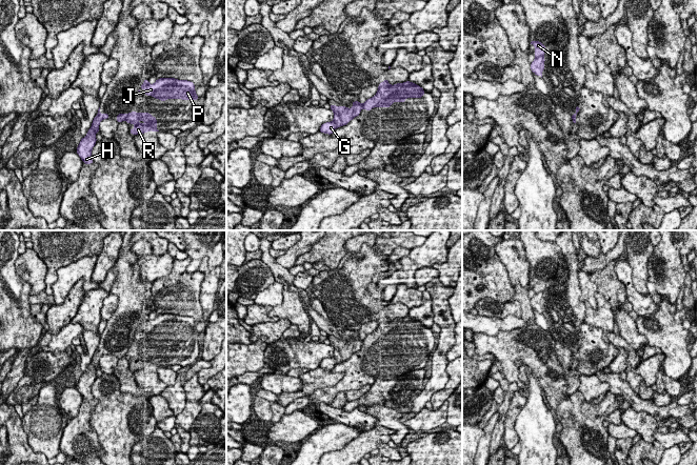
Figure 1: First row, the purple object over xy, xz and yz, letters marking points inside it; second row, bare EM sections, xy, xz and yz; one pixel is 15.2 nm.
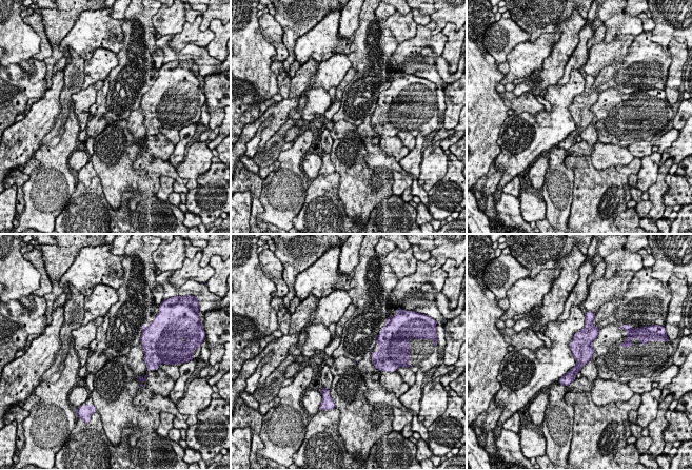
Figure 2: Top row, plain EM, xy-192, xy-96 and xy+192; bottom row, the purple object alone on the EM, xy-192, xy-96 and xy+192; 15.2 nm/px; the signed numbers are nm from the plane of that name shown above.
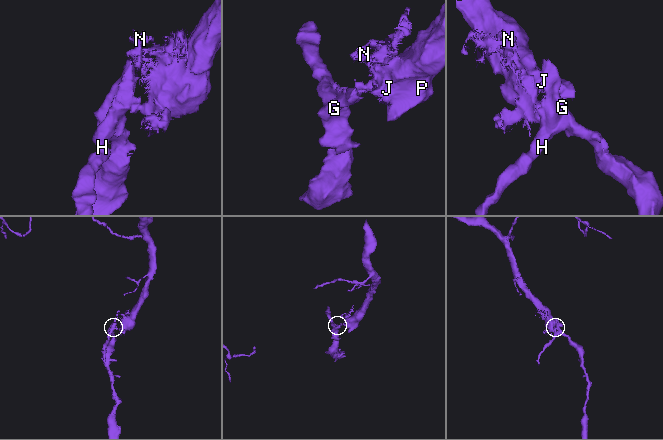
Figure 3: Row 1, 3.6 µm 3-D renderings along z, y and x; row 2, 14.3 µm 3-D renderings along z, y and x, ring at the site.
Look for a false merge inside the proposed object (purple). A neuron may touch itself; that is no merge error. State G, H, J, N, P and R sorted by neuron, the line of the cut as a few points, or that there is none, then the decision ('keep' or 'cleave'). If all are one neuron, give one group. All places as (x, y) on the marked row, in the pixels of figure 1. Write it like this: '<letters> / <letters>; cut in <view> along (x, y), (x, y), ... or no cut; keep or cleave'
G H / J N P R; cut in xy along (127, 115), (124, 118); cleave

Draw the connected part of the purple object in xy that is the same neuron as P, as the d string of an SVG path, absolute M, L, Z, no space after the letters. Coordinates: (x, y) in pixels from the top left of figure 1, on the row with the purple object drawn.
M160 78L154 84L149 84L148 79L144 79L143 82L140 89L145 90L145 96L153 96L162 102L166 99L199 100L192 81Z

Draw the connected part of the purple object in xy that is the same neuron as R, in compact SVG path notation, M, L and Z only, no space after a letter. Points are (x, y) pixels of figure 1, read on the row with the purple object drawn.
M133 110L128 113L125 121L135 125L133 129L129 128L132 135L144 134L149 130L159 132L157 129L157 119L152 117L149 113L137 114L136 110Z

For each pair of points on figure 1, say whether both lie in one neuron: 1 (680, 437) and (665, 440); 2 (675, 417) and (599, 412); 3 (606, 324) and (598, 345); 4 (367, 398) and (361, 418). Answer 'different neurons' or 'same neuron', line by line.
1: same neuron
2: different neurons
3: different neurons
4: different neurons

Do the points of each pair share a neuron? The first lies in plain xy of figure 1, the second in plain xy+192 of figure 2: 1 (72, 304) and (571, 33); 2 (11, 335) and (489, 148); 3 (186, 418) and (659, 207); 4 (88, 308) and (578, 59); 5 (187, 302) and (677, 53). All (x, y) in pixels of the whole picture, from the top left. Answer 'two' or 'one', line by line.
1: one
2: one
3: one
4: two
5: two

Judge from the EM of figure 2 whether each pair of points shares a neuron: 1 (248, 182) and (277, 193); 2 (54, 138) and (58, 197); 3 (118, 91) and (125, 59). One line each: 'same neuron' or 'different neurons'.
1: different neurons
2: different neurons
3: same neuron

